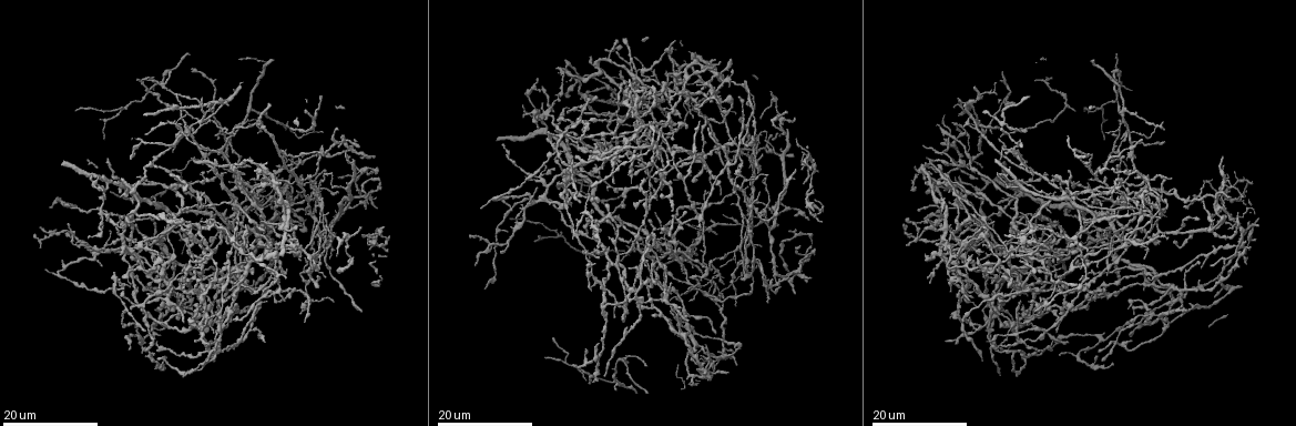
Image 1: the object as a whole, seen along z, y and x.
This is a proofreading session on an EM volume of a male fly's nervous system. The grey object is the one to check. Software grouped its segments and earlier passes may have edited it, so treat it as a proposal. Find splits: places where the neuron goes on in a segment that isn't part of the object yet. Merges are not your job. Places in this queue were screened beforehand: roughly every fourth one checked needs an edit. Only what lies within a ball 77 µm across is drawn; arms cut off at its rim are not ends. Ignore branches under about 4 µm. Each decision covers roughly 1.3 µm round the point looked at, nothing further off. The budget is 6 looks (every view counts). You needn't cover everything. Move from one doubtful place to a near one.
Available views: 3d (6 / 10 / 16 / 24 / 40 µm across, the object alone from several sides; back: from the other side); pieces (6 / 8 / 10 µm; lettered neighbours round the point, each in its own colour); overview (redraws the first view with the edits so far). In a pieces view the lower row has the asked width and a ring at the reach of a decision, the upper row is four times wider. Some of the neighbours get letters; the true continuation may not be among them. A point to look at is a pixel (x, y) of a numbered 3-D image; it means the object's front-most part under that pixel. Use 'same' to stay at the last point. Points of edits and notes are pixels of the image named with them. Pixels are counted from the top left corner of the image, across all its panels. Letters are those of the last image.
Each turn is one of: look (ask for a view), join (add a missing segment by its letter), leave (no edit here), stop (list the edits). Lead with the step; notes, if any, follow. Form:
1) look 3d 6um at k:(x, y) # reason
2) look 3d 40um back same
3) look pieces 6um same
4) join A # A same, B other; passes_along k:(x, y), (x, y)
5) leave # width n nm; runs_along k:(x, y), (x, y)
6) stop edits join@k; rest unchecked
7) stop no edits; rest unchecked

look 3d 24um at 1:(589, 195) # thin end

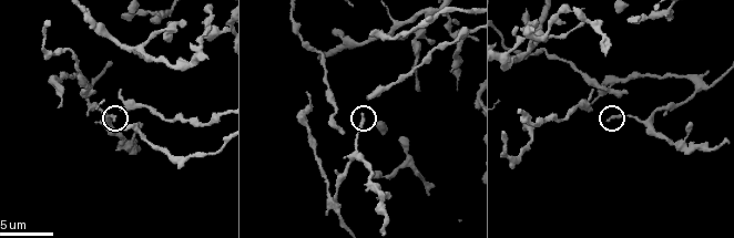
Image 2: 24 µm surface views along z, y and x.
look pieces 6um at 2:(115, 119)

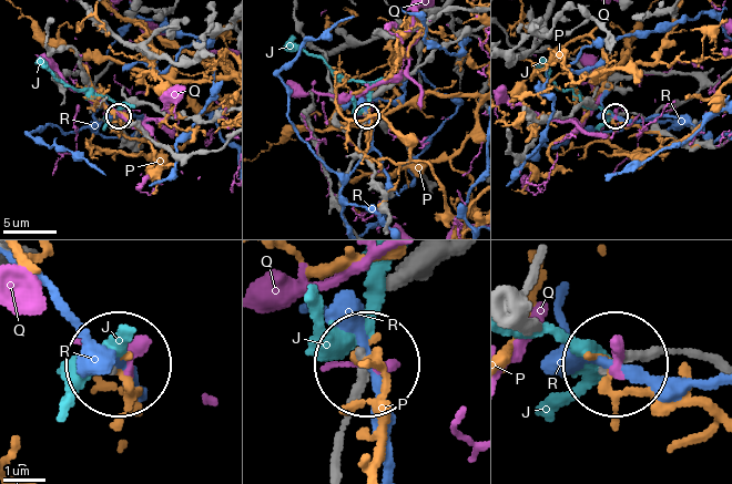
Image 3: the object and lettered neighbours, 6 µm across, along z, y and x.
leave # J other, P other, Q other, R other; runs_along 3:(713, 364), (692, 353), (621, 361); none of them fits

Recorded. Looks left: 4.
look pieces 6um at 2:(122, 129) # long arm stops here

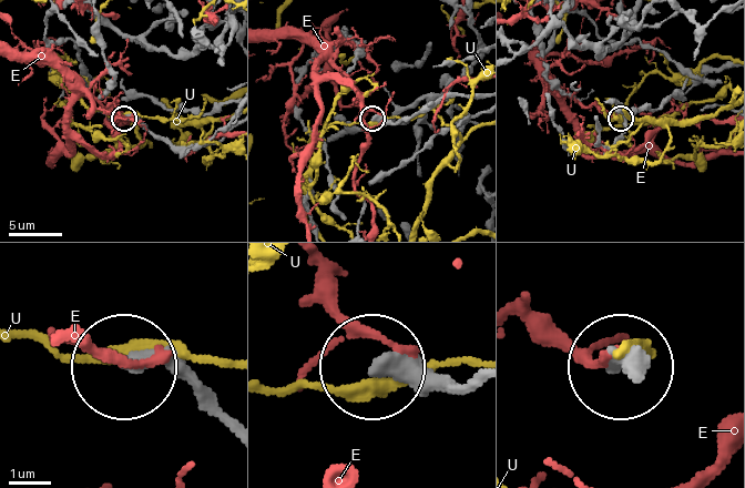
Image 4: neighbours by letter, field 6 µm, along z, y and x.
leave # E other, U other; runs_along 4:(477, 94), (445, 95), (391, 123), (374, 119); none of them fits

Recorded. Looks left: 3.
look 3d 16um at 1:(1023, 305) # free end

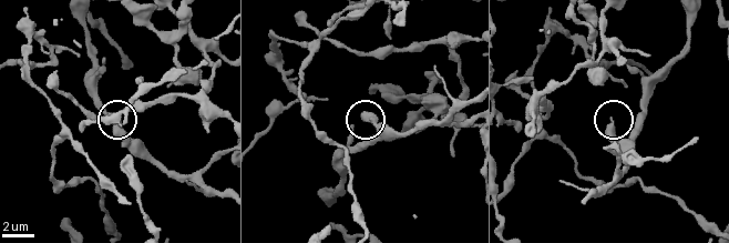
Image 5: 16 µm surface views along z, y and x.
look pieces 10um at 5:(612, 119)

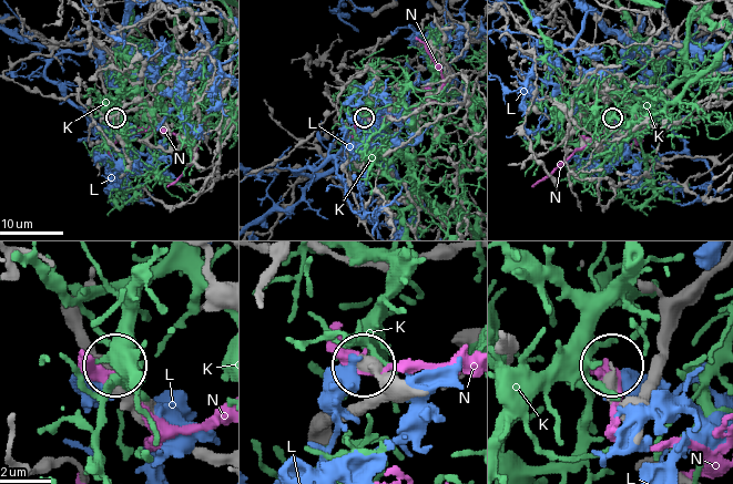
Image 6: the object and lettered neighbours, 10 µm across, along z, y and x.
leave # K other, L other, N other; none of them fits

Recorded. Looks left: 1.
stop no edits; rest unchecked

